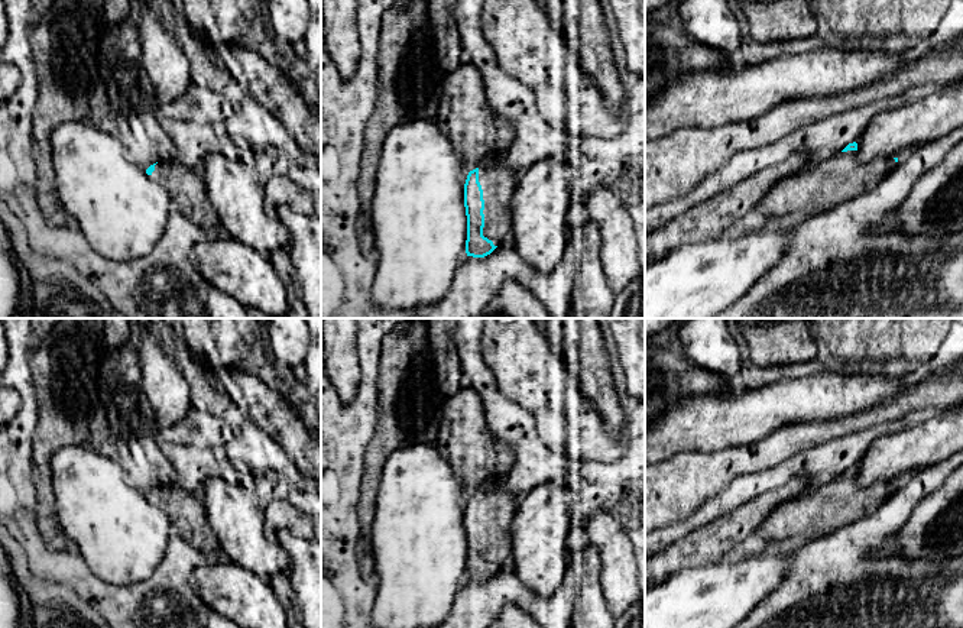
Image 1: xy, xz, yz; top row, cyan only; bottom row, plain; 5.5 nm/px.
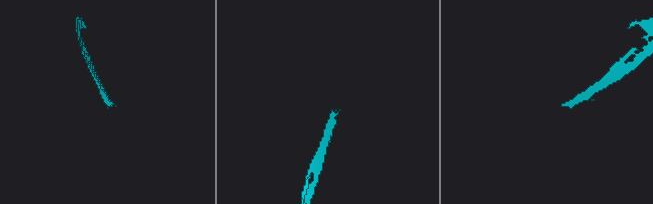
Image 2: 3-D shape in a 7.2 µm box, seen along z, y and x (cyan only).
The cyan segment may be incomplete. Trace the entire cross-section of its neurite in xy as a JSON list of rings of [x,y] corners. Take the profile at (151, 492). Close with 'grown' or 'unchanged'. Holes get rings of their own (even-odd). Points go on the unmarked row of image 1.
[[[169,483],[150,489],[146,498],[165,511],[172,528],[194,548],[204,554],[220,548],[201,496]]] | grown

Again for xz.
[[[489,478],[470,495],[464,508],[467,540],[466,577],[484,582],[510,559],[510,525],[521,498],[512,496],[505,479]]] | grown

